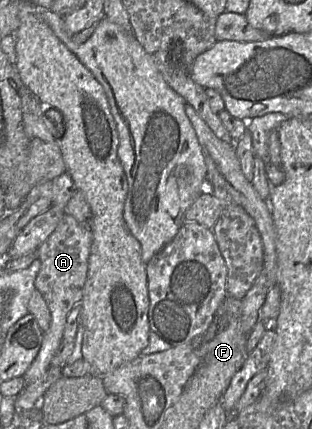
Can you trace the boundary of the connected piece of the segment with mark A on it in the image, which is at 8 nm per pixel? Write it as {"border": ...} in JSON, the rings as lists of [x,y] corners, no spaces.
{"border":[[[64,214],[54,231],[37,249],[40,269],[34,286],[48,307],[51,321],[48,330],[43,334],[43,340],[36,357],[23,375],[24,389],[32,384],[38,384],[46,374],[51,360],[62,342],[68,313],[82,300],[91,243],[90,228],[81,225],[72,216]]]}

